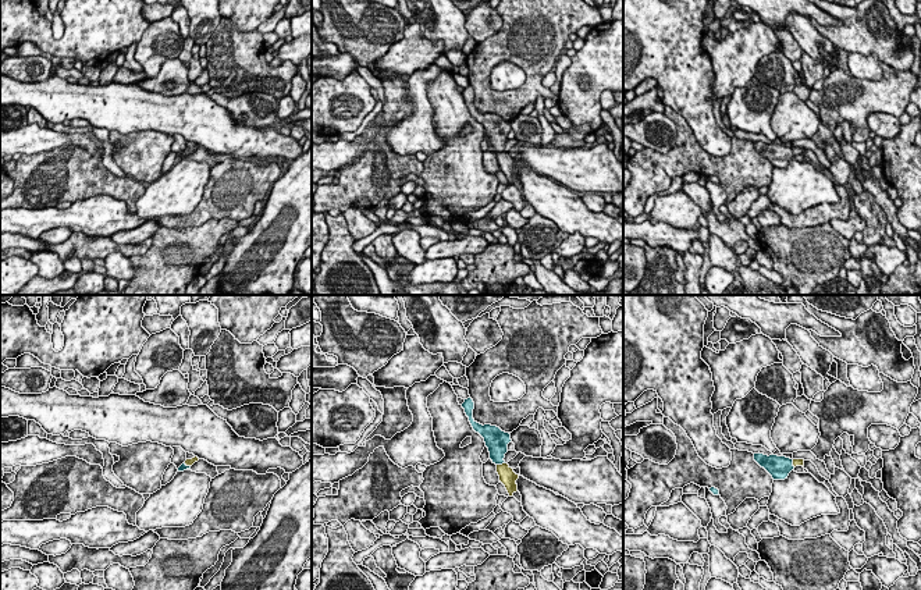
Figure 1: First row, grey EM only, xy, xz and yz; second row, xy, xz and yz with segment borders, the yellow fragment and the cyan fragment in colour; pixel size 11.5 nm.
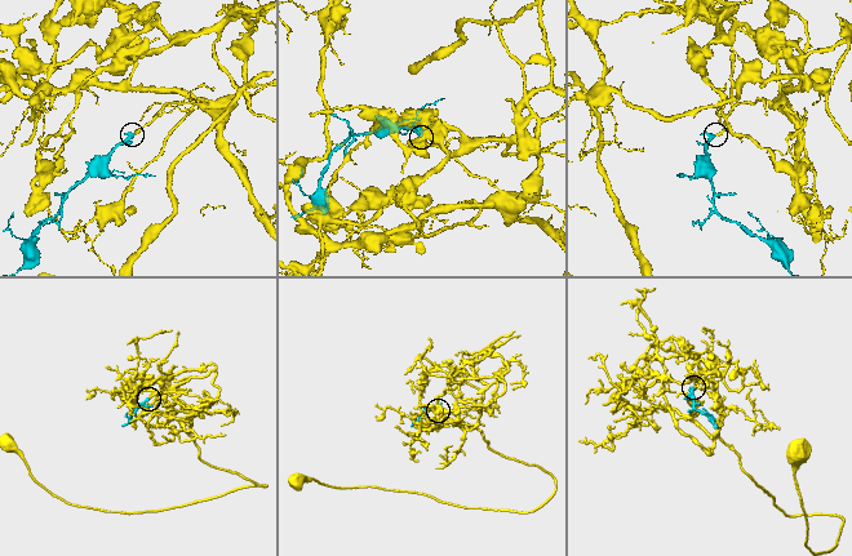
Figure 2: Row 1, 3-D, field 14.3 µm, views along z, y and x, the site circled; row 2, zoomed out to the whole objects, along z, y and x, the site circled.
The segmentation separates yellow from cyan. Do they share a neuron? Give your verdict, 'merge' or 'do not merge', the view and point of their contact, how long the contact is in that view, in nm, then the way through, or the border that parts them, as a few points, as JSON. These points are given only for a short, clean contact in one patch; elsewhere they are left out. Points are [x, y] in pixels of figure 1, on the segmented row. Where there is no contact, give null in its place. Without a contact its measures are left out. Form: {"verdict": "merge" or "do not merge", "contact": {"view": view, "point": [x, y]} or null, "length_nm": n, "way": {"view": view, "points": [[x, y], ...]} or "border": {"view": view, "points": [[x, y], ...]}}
{"verdict": "merge", "contact": {"view": "xz", "point": [500, 465]}, "length_nm": 100, "way": {"view": "xz", "points": [[508, 477], [500, 465], [497, 444]]}}

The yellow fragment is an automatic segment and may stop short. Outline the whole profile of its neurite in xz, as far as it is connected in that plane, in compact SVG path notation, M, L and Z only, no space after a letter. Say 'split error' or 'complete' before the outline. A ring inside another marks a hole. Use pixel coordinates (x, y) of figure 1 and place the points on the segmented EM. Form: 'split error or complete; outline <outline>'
split error; outline M470 397L465 399L462 408L465 409L465 413L469 417L473 430L484 438L486 447L490 452L490 459L492 461L492 463L497 465L499 481L505 486L509 497L512 497L518 491L516 480L519 479L519 475L516 475L513 469L504 461L505 454L508 452L508 444L512 441L511 434L502 431L497 426L483 426L477 423L473 419L474 402Z

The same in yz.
split error; outline M754 454L754 461L764 468L774 480L785 480L796 466L804 466L804 459L790 459L778 455Z

